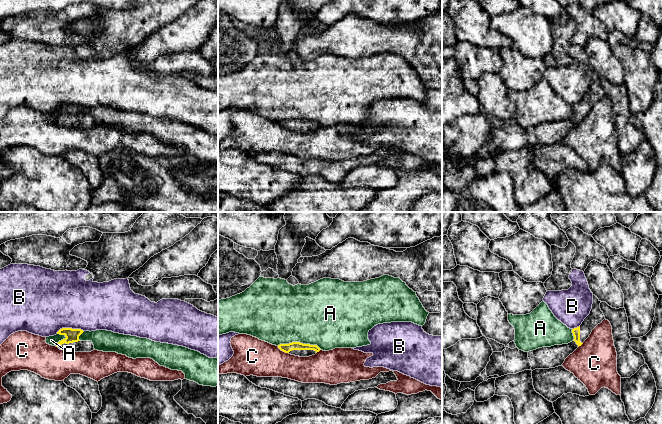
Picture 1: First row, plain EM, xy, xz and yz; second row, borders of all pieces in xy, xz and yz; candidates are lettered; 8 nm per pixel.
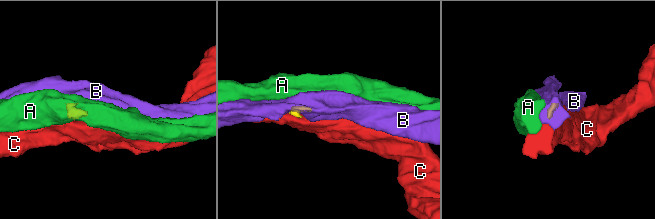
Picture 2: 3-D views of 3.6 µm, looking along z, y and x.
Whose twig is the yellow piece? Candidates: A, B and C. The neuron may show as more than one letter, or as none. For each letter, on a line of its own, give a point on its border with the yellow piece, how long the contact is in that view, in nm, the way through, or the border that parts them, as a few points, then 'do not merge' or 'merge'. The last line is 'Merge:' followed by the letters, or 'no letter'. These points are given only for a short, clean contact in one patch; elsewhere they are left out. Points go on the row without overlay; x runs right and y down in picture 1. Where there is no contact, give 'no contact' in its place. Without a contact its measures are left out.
A: xz (299, 118) | 360 nm | along xz (277, 121), (302, 118), (316, 120), (321, 125) | do not merge
B: xy (69, 104) | 220 nm | along xy (83, 106), (61, 104), (56, 109) | do not merge
C: xz (283, 127) | 110 nm | along xz (277, 122), (288, 129) | do not merge
Merge: no letter

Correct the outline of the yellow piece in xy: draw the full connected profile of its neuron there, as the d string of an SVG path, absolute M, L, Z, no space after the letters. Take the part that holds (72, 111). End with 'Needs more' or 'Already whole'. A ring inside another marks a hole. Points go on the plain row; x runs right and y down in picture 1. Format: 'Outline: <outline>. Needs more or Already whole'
Outline: M62 104L57 110L64 111L66 114L56 120L60 126L67 128L91 128L94 125L92 117L80 117L79 112L84 107L81 105Z. Needs more

